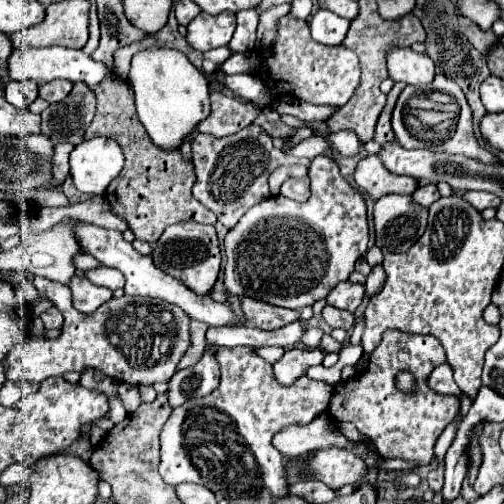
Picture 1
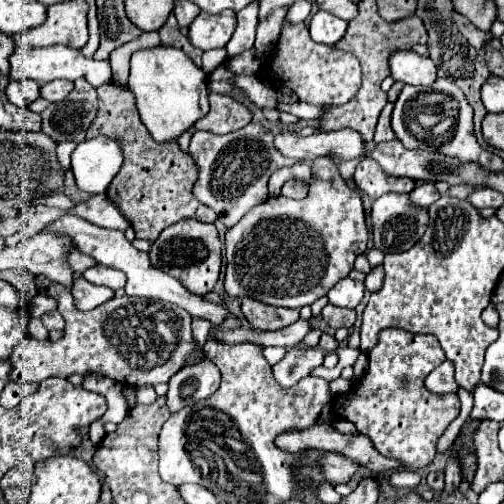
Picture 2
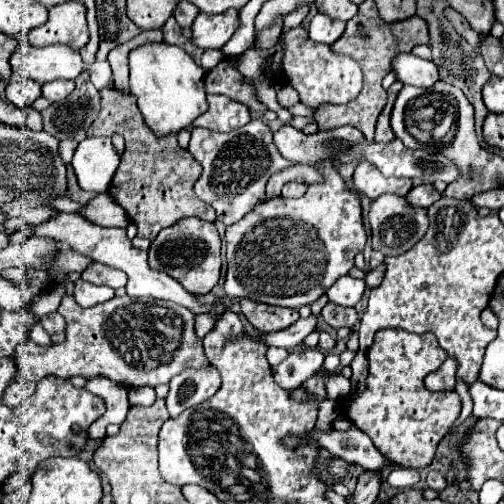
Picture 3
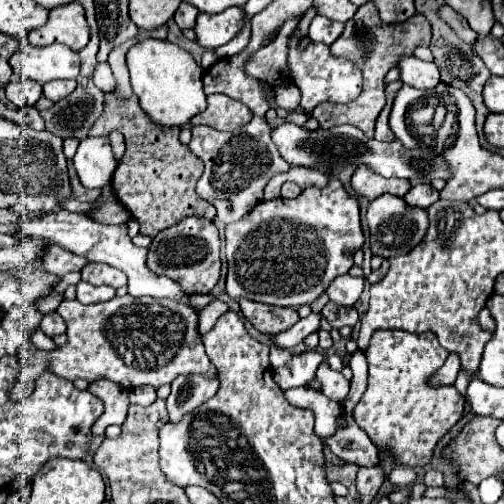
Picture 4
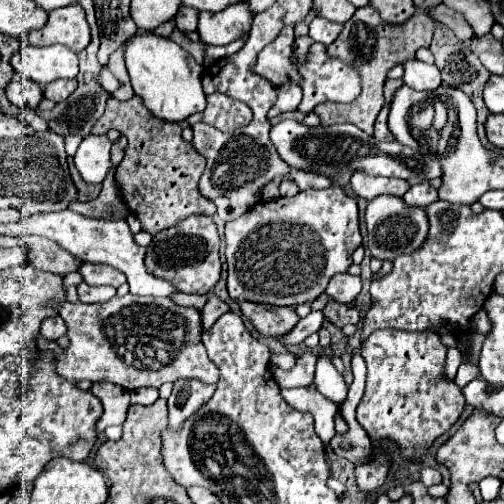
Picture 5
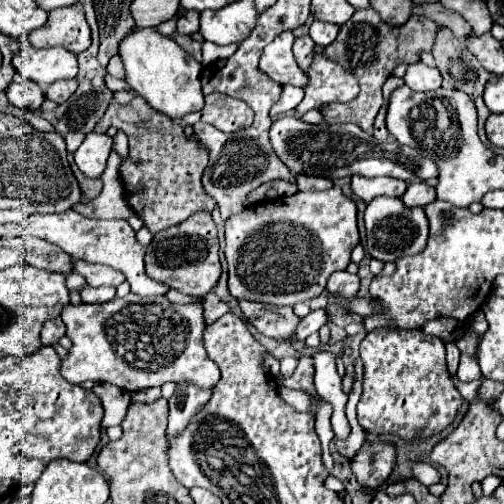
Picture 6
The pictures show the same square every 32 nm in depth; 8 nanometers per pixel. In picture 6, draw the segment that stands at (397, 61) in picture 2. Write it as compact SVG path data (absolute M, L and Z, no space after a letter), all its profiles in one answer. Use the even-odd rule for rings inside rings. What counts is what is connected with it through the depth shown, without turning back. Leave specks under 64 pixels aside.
M416 62L416 64L408 64L404 82L406 82L406 86L410 86L416 92L432 92L432 90L440 88L442 76L440 76L438 68Z

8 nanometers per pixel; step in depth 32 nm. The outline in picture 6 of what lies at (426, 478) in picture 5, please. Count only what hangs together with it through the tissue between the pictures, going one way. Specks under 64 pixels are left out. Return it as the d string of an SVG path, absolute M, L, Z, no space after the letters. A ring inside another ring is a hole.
M424 462L412 463L412 472L415 478L427 487L440 482L441 479L441 474L437 468Z

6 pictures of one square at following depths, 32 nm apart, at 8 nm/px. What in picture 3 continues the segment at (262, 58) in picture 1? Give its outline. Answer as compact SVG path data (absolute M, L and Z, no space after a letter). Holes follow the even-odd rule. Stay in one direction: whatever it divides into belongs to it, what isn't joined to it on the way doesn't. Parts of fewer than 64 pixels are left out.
M296 26L292 30L284 32L282 38L282 66L280 74L282 78L298 92L300 100L306 106L320 106L324 102L328 104L348 104L354 100L362 88L362 70L356 60L344 54L332 52L328 44L316 44L310 40L308 32L302 26Z

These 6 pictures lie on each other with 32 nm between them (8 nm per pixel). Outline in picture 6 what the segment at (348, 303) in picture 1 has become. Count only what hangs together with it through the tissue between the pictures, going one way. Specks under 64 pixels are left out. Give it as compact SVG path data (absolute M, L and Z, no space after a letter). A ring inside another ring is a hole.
M334 272L328 280L328 286L326 286L326 292L328 294L334 294L334 296L340 296L340 298L354 298L360 290L360 278L356 274L350 274L350 272Z

